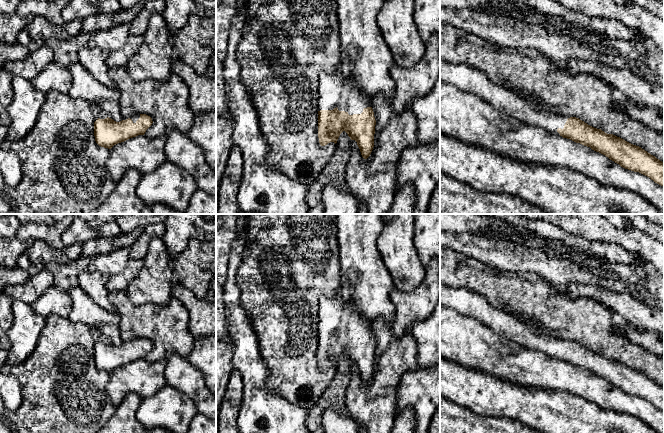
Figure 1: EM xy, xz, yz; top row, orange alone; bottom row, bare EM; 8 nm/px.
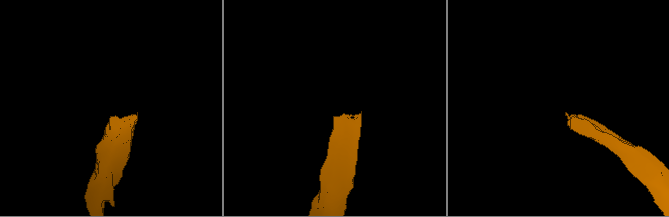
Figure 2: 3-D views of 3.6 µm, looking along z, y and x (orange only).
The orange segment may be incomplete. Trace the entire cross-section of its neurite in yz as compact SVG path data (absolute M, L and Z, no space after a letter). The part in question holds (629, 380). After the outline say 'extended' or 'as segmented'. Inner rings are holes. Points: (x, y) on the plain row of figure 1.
M440 283L440 306L476 319L523 347L590 371L621 391L639 396L664 411L664 386L641 371L594 352L579 342L538 334L532 325L493 307L484 296L474 291Z | extended

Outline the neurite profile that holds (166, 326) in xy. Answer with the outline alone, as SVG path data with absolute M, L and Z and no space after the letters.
M109 291L108 298L120 316L122 340L146 338L152 342L146 361L167 360L172 355L189 356L194 337L188 327L189 313L179 300L171 297L165 305L136 305L126 291Z

